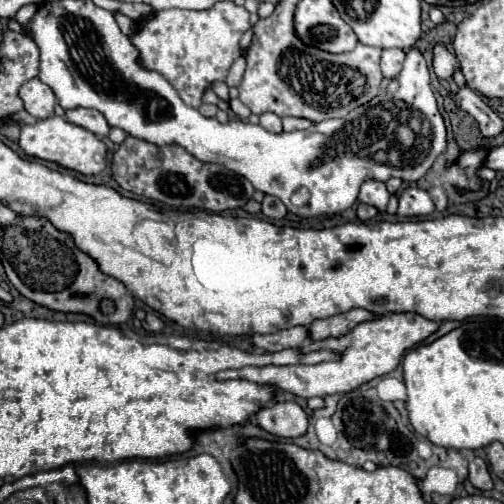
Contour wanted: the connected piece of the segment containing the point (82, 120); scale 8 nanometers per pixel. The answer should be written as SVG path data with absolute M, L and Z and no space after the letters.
M88 108L68 110L66 112L66 118L68 118L68 122L82 126L82 128L94 132L96 136L106 136L108 130L110 130L106 118L100 112L96 112L96 110L88 110Z

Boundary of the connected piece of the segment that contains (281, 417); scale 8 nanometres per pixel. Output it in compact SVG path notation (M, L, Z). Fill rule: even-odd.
M278 402L256 414L260 428L280 438L298 438L308 430L308 416L296 402Z

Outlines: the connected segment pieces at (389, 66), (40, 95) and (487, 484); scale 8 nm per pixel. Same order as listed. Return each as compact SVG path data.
M390 48L390 50L382 50L382 74L386 78L396 78L398 72L402 70L402 62L404 62L404 50L400 48Z
M38 78L28 80L22 88L20 88L20 98L24 102L24 110L28 114L32 114L38 120L44 120L48 116L54 114L54 106L56 106L56 96L50 90L50 86L42 84Z
M474 458L474 460L470 460L470 466L468 466L468 470L470 470L470 476L468 476L468 480L472 482L472 486L474 488L478 488L478 490L492 490L492 476L490 476L490 472L488 472L488 466L486 466L486 462L482 460L482 458Z

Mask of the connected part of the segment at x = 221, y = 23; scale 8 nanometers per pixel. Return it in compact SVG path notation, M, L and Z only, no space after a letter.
M218 2L202 12L162 10L142 20L130 40L138 48L144 68L160 72L188 106L198 108L204 90L216 80L226 80L230 66L240 56L240 38L250 28L248 16L244 6L234 6L232 2Z

